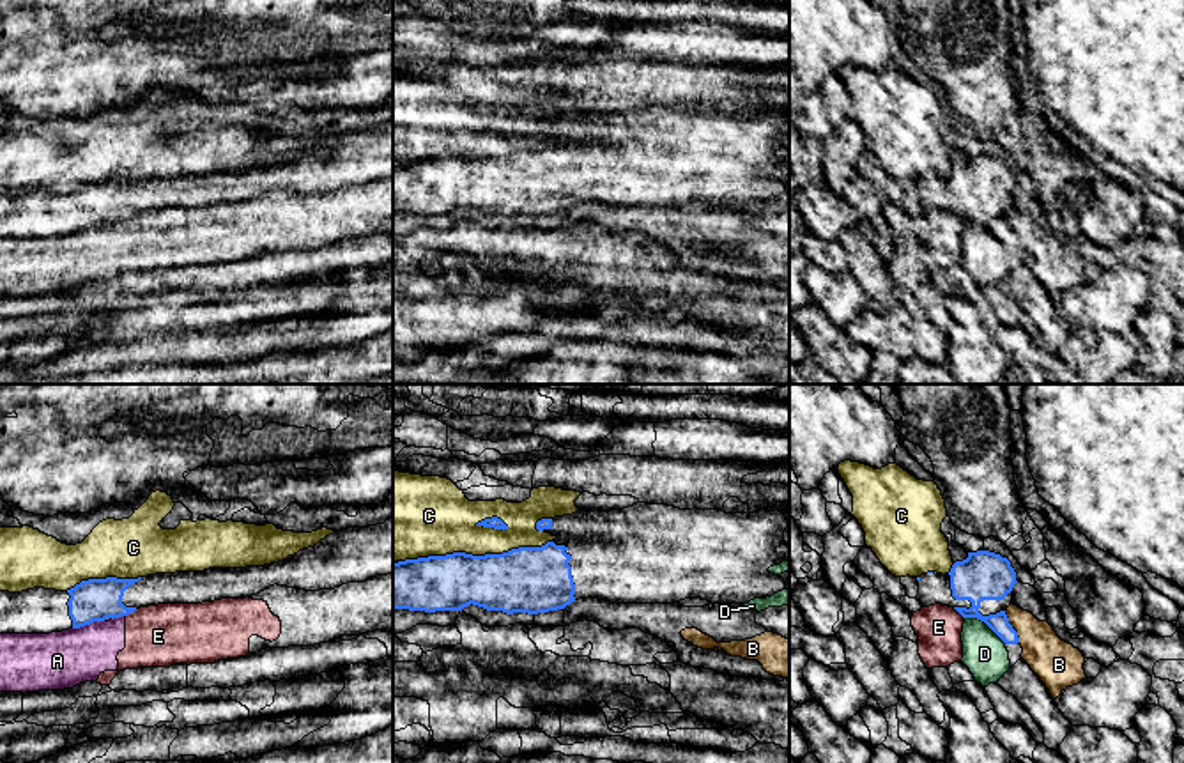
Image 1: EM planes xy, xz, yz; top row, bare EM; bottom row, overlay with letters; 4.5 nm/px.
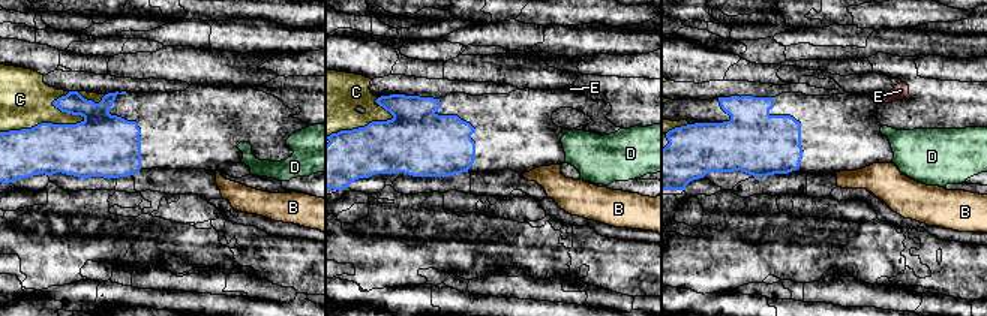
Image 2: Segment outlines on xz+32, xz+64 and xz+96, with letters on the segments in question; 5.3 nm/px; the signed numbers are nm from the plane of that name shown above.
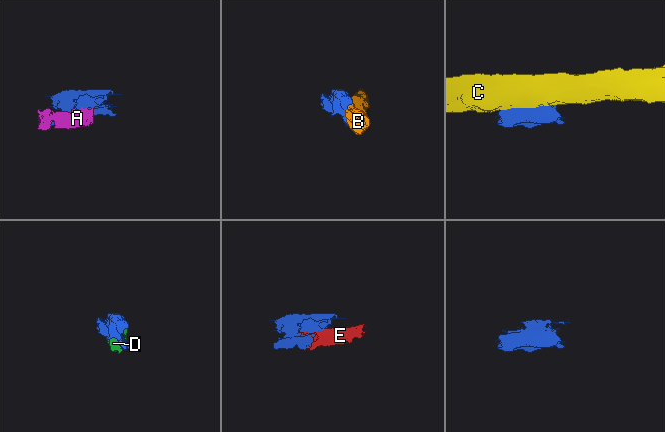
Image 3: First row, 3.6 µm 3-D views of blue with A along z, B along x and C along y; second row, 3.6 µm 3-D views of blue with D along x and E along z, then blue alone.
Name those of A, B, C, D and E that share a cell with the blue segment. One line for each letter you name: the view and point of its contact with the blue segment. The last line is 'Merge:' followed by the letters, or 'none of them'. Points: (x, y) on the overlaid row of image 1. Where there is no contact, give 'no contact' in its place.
Merge: none of them

